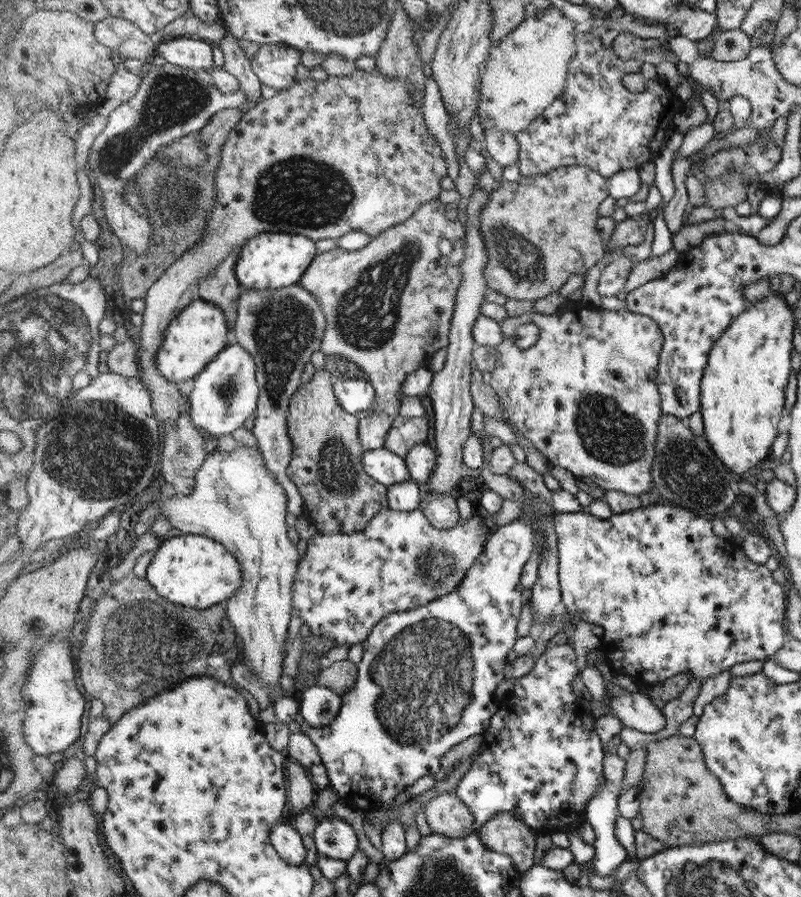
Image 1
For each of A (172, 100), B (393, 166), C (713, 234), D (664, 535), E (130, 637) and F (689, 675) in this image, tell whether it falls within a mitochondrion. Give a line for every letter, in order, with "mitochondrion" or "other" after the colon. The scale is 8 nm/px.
A: mitochondrion
B: other
C: other
D: other
E: mitochondrion
F: other

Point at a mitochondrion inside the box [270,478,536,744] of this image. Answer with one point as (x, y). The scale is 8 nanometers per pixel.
(436, 564)

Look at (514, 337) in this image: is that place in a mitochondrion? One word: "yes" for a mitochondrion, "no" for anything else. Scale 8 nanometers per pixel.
no

